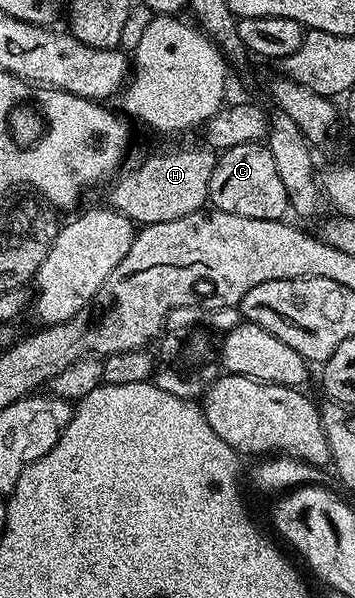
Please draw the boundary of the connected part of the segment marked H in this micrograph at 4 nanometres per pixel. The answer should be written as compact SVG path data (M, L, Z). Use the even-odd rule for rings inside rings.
M208 145L201 147L169 147L166 151L157 151L149 155L138 167L129 172L118 174L112 180L113 188L109 191L108 206L123 213L137 225L162 223L163 221L179 221L179 217L187 217L187 213L202 210L209 203L209 186L211 173L217 164L218 152Z

